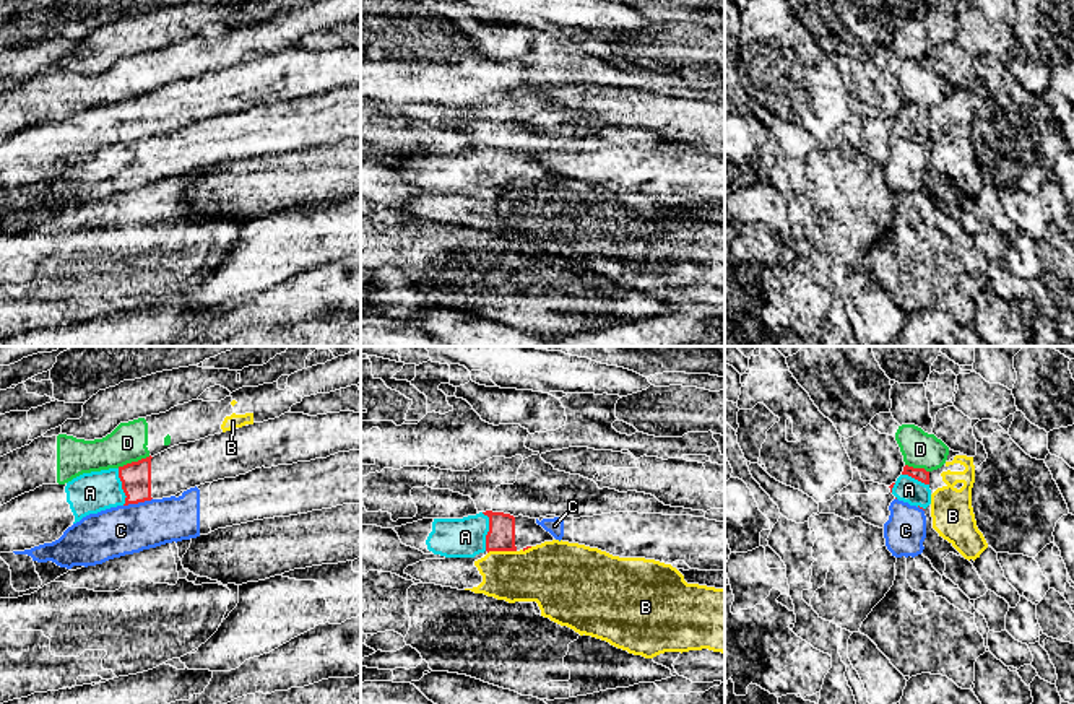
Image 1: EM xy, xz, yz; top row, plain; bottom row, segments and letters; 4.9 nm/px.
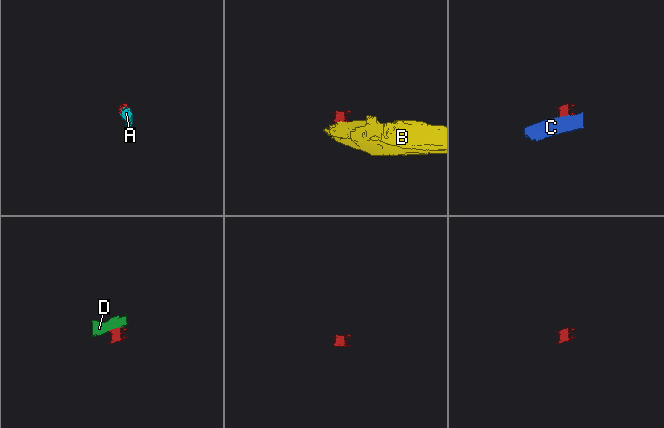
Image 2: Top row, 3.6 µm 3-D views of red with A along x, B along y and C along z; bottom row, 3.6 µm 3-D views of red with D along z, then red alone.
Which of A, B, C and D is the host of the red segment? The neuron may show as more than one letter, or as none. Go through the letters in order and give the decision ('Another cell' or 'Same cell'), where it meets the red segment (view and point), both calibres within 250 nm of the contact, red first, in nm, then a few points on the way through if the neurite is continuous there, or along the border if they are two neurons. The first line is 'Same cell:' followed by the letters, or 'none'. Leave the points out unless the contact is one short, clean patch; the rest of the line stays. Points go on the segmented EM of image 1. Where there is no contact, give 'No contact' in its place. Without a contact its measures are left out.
Same cell: A
A: Same cell. Touches red at xz (489, 530). Thickness 140 nm (red) against 190 nm. Path across: xz (501, 537), (489, 530), (465, 537)
B: Another cell. Touches red at xz (501, 550). Thickness 140 nm (red) against 280 nm. Boundary: xz (515, 550), (491, 550), (488, 553)
C: Another cell. Touches red at xy (137, 503). Thickness 150 nm (red) against 240 nm. Boundary: xy (151, 498), (124, 506)
D: Another cell. Touches red at xy (134, 462). Thickness 150 nm (red) against 190 nm. Boundary: xy (150, 456), (117, 467)

